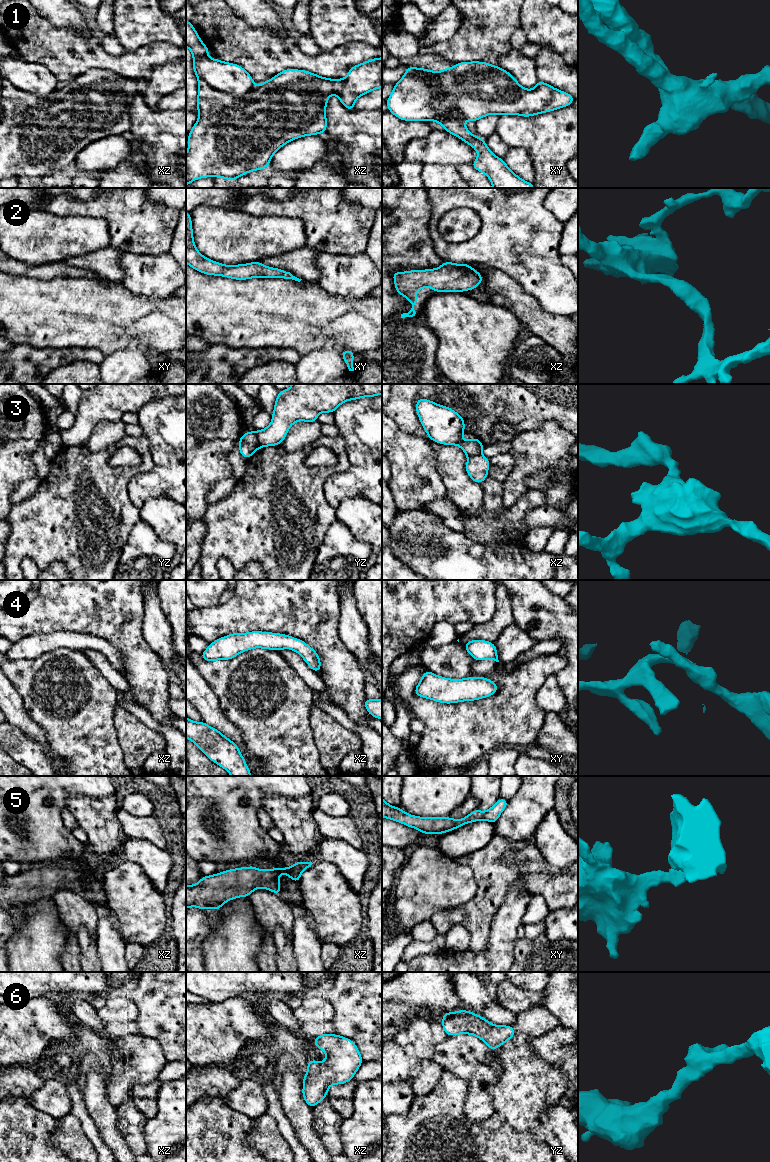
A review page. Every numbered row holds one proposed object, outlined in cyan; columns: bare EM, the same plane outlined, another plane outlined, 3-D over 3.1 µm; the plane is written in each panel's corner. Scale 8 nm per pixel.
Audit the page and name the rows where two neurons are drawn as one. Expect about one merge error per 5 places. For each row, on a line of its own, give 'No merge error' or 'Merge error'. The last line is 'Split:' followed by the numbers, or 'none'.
1: Merge error
2: No merge error
3: Merge error
4: No merge error
5: No merge error
6: No merge error
Split: 1, 3

